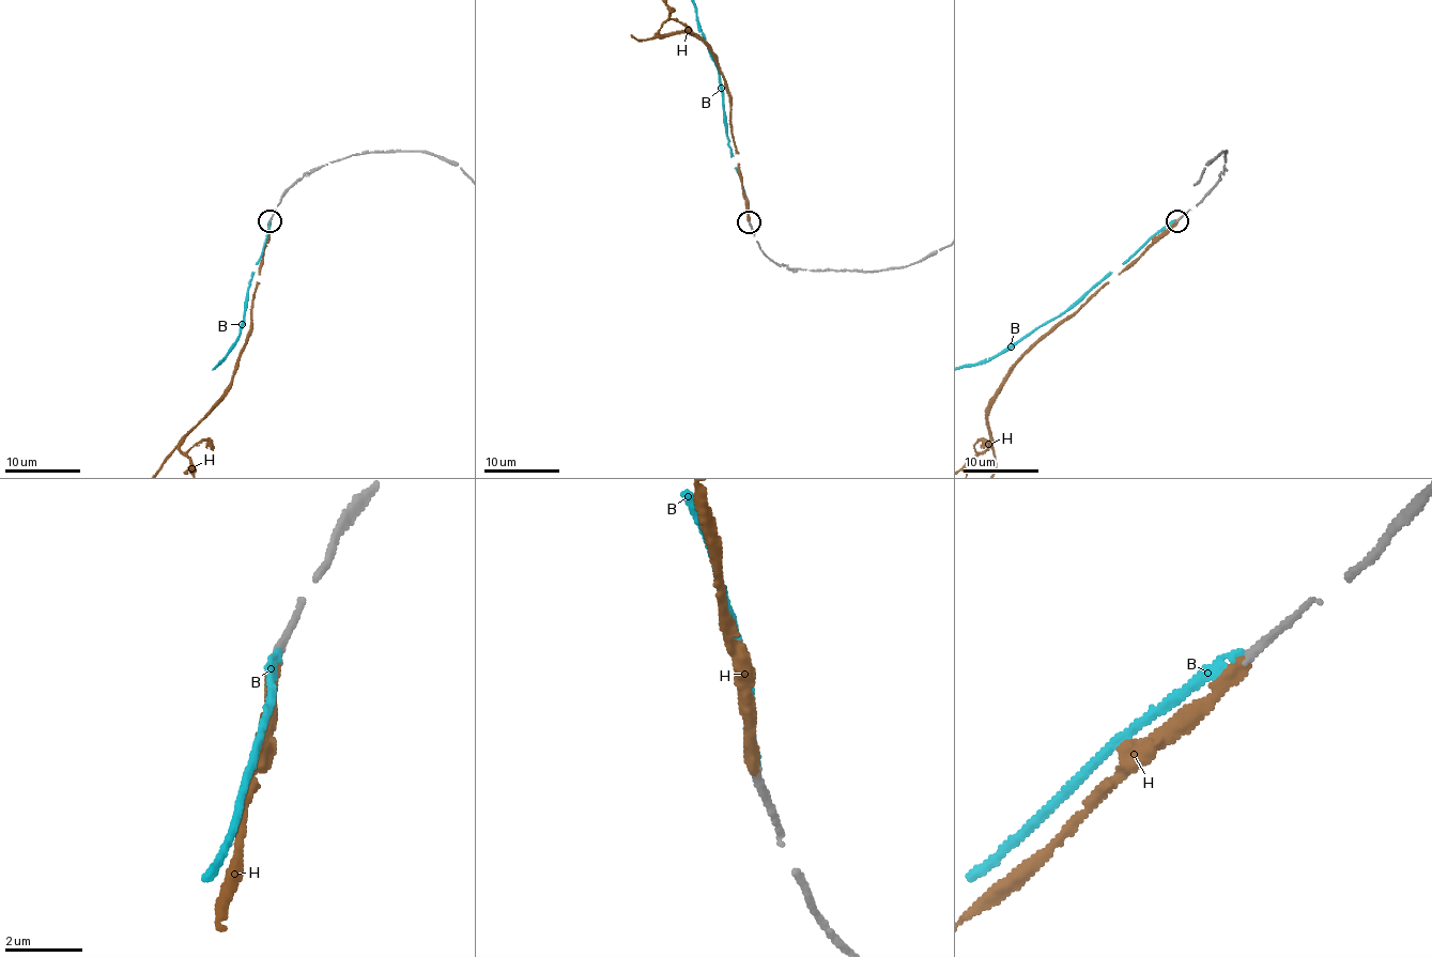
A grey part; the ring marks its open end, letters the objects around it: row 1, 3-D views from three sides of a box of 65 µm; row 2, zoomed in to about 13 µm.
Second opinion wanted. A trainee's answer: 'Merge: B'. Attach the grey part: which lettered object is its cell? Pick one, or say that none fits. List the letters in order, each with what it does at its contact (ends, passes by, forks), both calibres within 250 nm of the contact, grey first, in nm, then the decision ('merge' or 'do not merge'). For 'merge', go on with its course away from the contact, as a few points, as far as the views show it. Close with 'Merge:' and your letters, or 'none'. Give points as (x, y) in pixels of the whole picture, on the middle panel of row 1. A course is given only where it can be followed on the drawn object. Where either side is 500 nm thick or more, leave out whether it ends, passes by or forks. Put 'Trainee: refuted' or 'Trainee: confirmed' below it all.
B: it ends | 240/170 nm | do not merge
H: it ends | 240/360 nm | merge
Merge: H
Trainee: refuted

